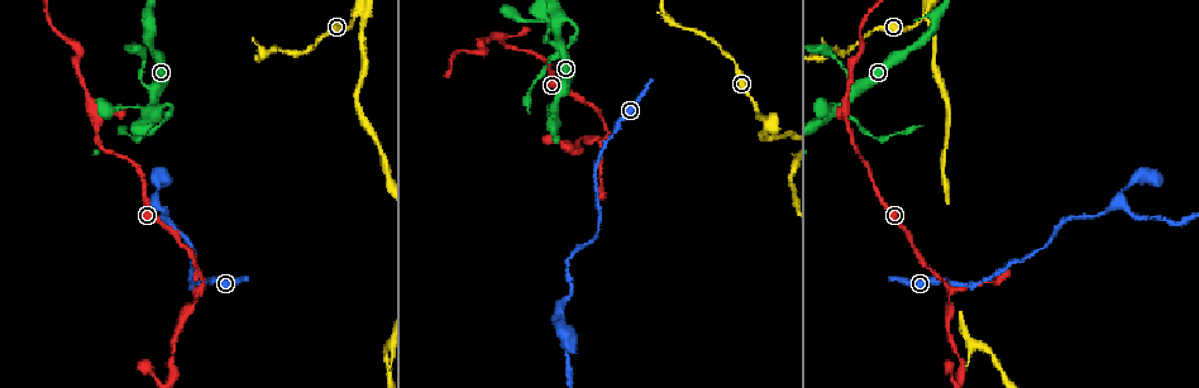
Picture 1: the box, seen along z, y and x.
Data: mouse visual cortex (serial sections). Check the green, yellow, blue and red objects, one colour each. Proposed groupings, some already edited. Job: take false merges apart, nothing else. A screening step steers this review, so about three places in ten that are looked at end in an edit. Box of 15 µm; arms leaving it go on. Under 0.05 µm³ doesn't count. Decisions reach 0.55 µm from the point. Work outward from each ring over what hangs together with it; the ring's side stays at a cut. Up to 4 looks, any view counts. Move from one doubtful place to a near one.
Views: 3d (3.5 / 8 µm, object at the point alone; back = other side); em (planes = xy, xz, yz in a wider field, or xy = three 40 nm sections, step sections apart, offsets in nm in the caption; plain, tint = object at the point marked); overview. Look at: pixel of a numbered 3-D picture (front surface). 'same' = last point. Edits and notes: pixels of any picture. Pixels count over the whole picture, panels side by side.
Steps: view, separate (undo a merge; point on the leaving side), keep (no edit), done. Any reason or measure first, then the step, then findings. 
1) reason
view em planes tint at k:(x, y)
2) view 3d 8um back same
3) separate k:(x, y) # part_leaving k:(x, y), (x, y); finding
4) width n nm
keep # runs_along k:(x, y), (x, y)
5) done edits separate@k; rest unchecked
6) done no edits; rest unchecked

sharp bend
view 3d 3.5um at 1:(154, 377)

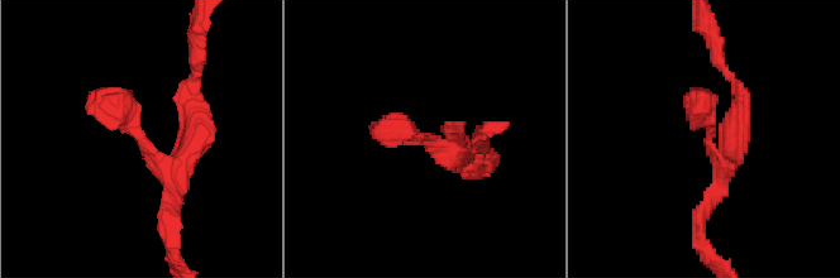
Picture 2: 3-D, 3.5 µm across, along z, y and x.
view em xy step 2 tint at 2:(708, 139)

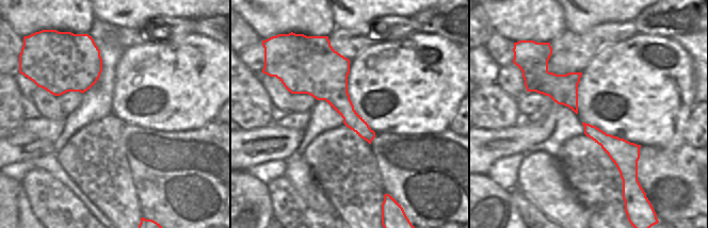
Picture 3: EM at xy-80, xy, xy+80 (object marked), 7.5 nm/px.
keep # runs_along 2:(195, 142), (165, 164), (91, 95); all the same cell

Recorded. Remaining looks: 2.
arms part here
view 3d 3.5um at 1:(848, 123)

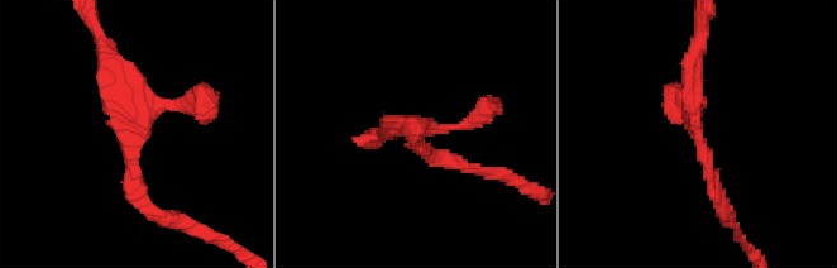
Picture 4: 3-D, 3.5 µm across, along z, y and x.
view em xy step 3 tint at 4:(131, 139)

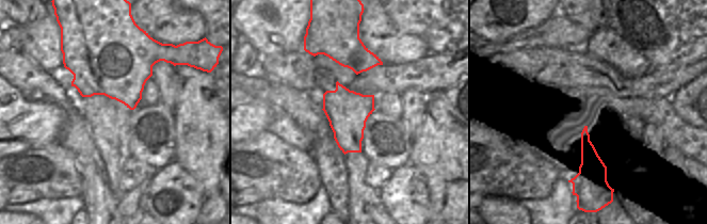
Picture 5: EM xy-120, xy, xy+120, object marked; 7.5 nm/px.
keep # runs_along 4:(153, 211), (111, 60); continuous, no second cell

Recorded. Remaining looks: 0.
done no edits; rest unchecked

